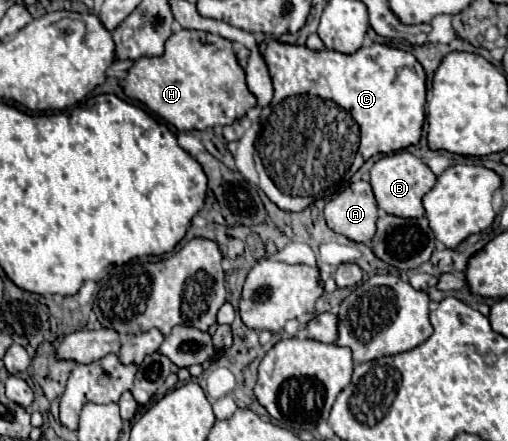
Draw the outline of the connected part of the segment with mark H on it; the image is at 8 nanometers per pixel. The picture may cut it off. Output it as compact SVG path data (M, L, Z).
M187 28L171 34L163 56L141 56L135 60L125 80L121 80L121 88L129 98L143 102L183 132L233 124L257 102L247 90L245 72L237 64L231 42L219 34Z

